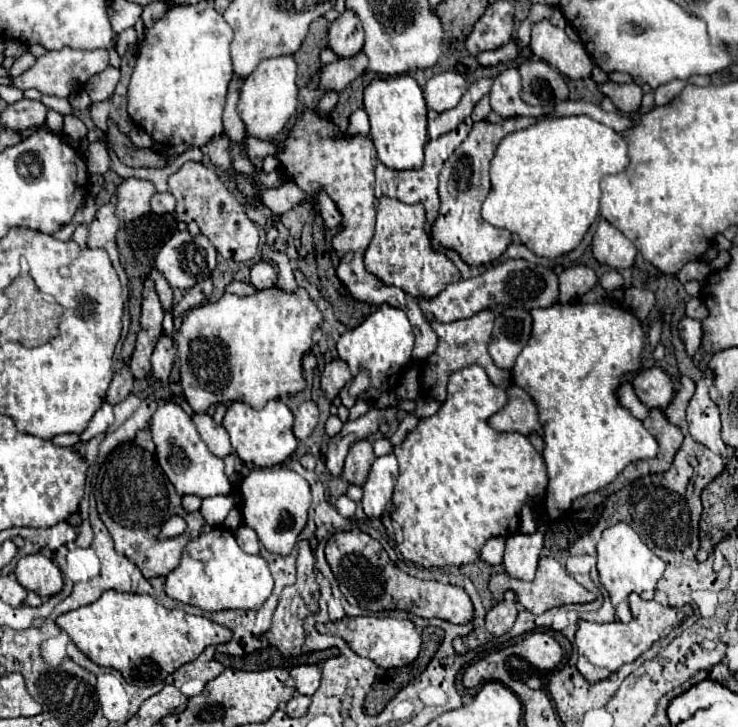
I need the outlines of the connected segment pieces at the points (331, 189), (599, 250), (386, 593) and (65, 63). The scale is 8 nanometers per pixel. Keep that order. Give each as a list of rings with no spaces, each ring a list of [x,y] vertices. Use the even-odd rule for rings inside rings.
[[[303,108],[301,118],[295,122],[295,126],[289,130],[287,138],[277,142],[281,148],[275,158],[281,162],[281,174],[285,180],[295,182],[305,192],[317,192],[323,190],[327,196],[337,204],[341,218],[341,228],[333,236],[331,244],[335,254],[341,258],[337,266],[339,280],[347,286],[351,296],[359,302],[367,304],[389,304],[395,308],[401,308],[407,312],[413,332],[415,332],[415,348],[413,348],[413,360],[425,360],[431,352],[435,352],[437,336],[425,318],[425,314],[419,308],[419,302],[413,296],[407,296],[403,290],[395,286],[385,286],[379,280],[375,280],[371,274],[365,272],[363,266],[363,254],[373,238],[375,230],[375,174],[373,174],[373,158],[375,148],[369,136],[345,136],[329,116],[319,116],[315,108]]]
[[[599,220],[597,232],[593,236],[593,256],[597,262],[607,264],[613,270],[631,268],[635,262],[635,246],[627,240],[617,228],[613,228],[607,220]]]
[[[337,532],[329,538],[325,546],[327,562],[339,582],[343,596],[365,610],[383,612],[383,610],[411,610],[421,618],[441,618],[451,624],[467,624],[473,618],[473,604],[467,592],[453,584],[429,582],[413,578],[401,572],[381,548],[381,544],[369,534],[353,534],[353,532]]]
[[[61,48],[61,50],[53,50],[47,52],[45,56],[37,58],[37,62],[23,72],[21,76],[11,80],[11,86],[19,88],[19,90],[29,90],[35,88],[47,96],[57,96],[57,98],[67,98],[71,92],[75,92],[79,86],[83,86],[91,76],[99,74],[105,70],[105,66],[109,66],[109,54],[107,50],[87,50],[87,52],[79,52],[79,50],[69,50],[69,48]]]

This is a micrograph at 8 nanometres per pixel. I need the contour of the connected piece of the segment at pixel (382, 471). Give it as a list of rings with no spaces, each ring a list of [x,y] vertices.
[[[393,452],[375,458],[369,478],[363,484],[363,510],[369,518],[381,518],[393,496],[399,476],[399,464]]]

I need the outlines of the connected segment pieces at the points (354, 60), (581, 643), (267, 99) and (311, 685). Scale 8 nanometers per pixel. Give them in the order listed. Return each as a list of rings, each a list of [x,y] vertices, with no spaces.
[[[359,52],[351,58],[341,58],[333,64],[323,66],[323,70],[321,70],[321,88],[341,92],[349,82],[353,82],[365,70],[367,70],[367,56],[363,52]]]
[[[631,594],[629,598],[633,620],[629,624],[623,624],[619,620],[609,622],[609,624],[595,624],[595,622],[585,622],[579,620],[579,630],[575,634],[577,650],[579,650],[579,662],[577,670],[581,676],[595,684],[599,680],[609,678],[613,672],[617,672],[623,664],[635,662],[645,650],[649,650],[655,642],[665,638],[673,628],[677,628],[685,618],[693,616],[691,606],[683,608],[671,608],[671,606],[661,606],[655,600],[641,600],[637,594]]]
[[[277,56],[263,60],[255,72],[251,72],[241,88],[239,116],[247,124],[247,134],[259,140],[275,138],[287,124],[287,120],[297,112],[297,66],[293,56]]]
[[[315,664],[295,666],[291,670],[291,676],[289,676],[289,684],[305,696],[311,696],[319,688],[319,682],[321,682],[321,670]]]

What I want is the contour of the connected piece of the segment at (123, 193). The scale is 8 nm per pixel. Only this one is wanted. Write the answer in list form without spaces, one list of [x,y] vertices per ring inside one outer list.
[[[127,178],[117,188],[117,218],[131,222],[149,212],[149,200],[155,194],[155,186],[147,180]]]

